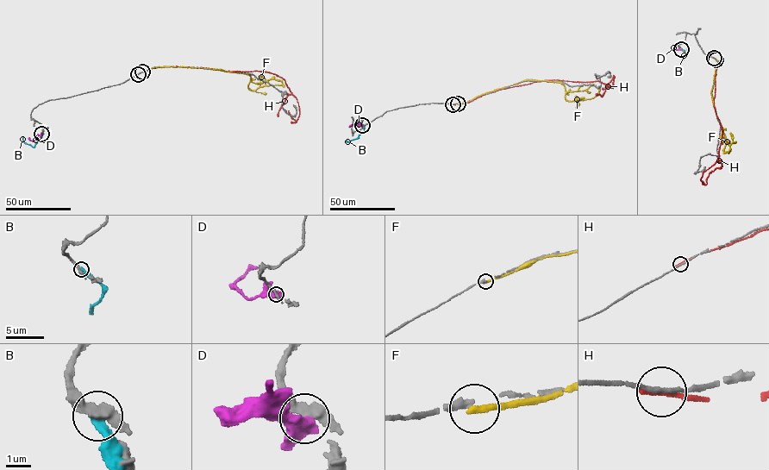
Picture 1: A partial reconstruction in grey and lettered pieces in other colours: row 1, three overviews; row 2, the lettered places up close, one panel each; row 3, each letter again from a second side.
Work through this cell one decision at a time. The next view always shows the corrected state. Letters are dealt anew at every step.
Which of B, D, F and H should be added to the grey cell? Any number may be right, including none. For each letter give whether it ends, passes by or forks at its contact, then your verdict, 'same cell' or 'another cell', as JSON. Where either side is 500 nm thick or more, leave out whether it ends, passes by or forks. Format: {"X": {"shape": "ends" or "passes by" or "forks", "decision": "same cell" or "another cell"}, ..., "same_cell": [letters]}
{"B": {"shape": "ends", "decision": "another cell"}, "D": {"decision": "another cell"}, "F": {"shape": "ends", "decision": "another cell"}, "H": {"shape": "ends", "decision": "another cell"}, "same_cell": []}

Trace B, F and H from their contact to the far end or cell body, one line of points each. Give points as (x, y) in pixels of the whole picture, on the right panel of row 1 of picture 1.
B: (681, 48), (684, 52), (684, 59), (690, 46)
F: (715, 59), (718, 64), (711, 91), (717, 118), (731, 149), (729, 153), (722, 153)
H: (714, 58), (719, 64), (714, 101), (722, 136), (718, 159), (703, 172), (702, 183), (706, 184), (709, 172)

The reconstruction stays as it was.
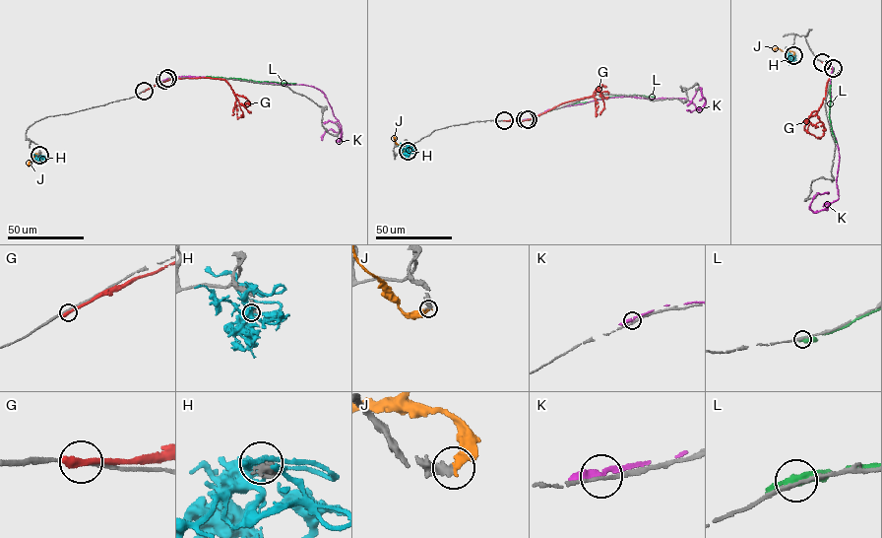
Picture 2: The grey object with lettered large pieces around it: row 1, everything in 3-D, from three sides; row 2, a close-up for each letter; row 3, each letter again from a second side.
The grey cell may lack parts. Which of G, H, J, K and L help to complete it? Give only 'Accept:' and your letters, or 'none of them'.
Accept: J

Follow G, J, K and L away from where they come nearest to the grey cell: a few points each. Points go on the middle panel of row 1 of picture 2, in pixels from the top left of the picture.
G: (504, 120), (534, 118), (599, 91), (604, 107), (599, 114)
J: (408, 151), (403, 150), (394, 137)
K: (525, 119), (551, 108), (615, 97), (685, 99), (699, 110), (706, 101), (701, 88), (686, 105)
L: (528, 119), (552, 109), (604, 98), (635, 95), (655, 97)

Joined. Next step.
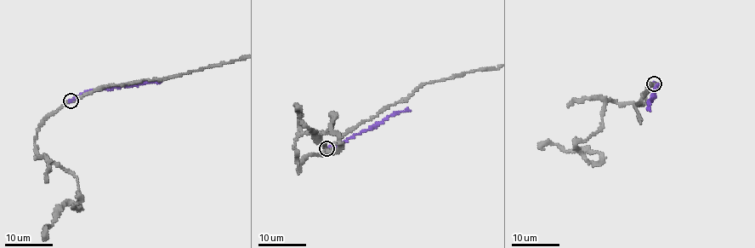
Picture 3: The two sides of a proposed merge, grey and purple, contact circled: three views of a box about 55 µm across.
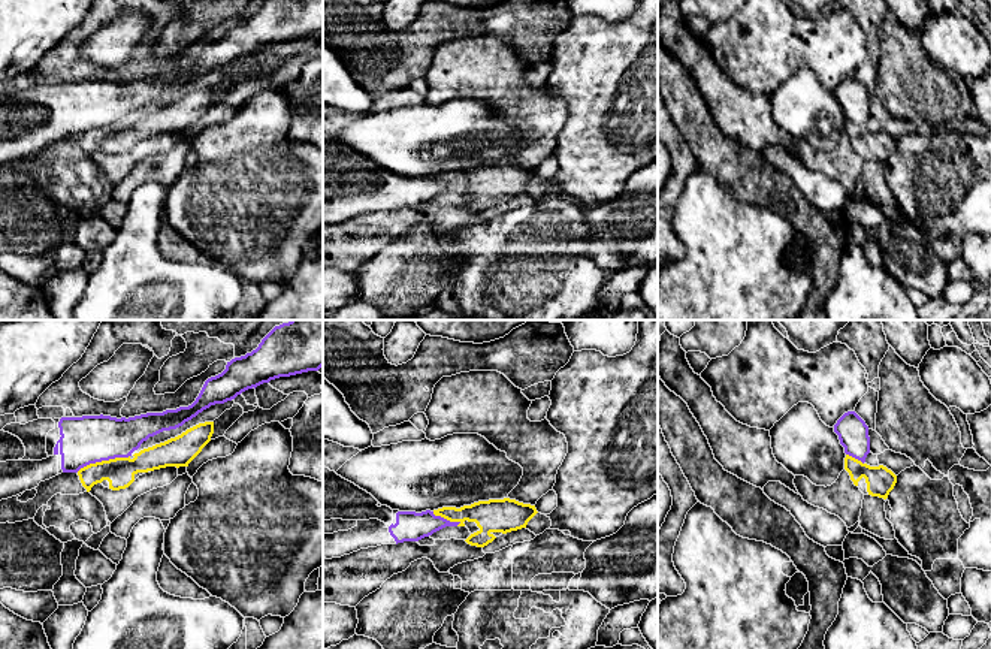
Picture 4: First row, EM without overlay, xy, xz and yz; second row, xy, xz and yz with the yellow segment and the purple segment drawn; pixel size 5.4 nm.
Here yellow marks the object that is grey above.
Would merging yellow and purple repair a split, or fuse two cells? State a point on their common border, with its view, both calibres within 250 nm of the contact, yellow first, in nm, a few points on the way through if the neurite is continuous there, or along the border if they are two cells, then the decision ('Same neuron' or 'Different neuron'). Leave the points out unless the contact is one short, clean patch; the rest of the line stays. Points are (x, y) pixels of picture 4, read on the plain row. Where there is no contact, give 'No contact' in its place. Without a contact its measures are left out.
Touches yellow at xy (102, 126). Thickness 160 nm (yellow) against 260 nm. Different neuron

